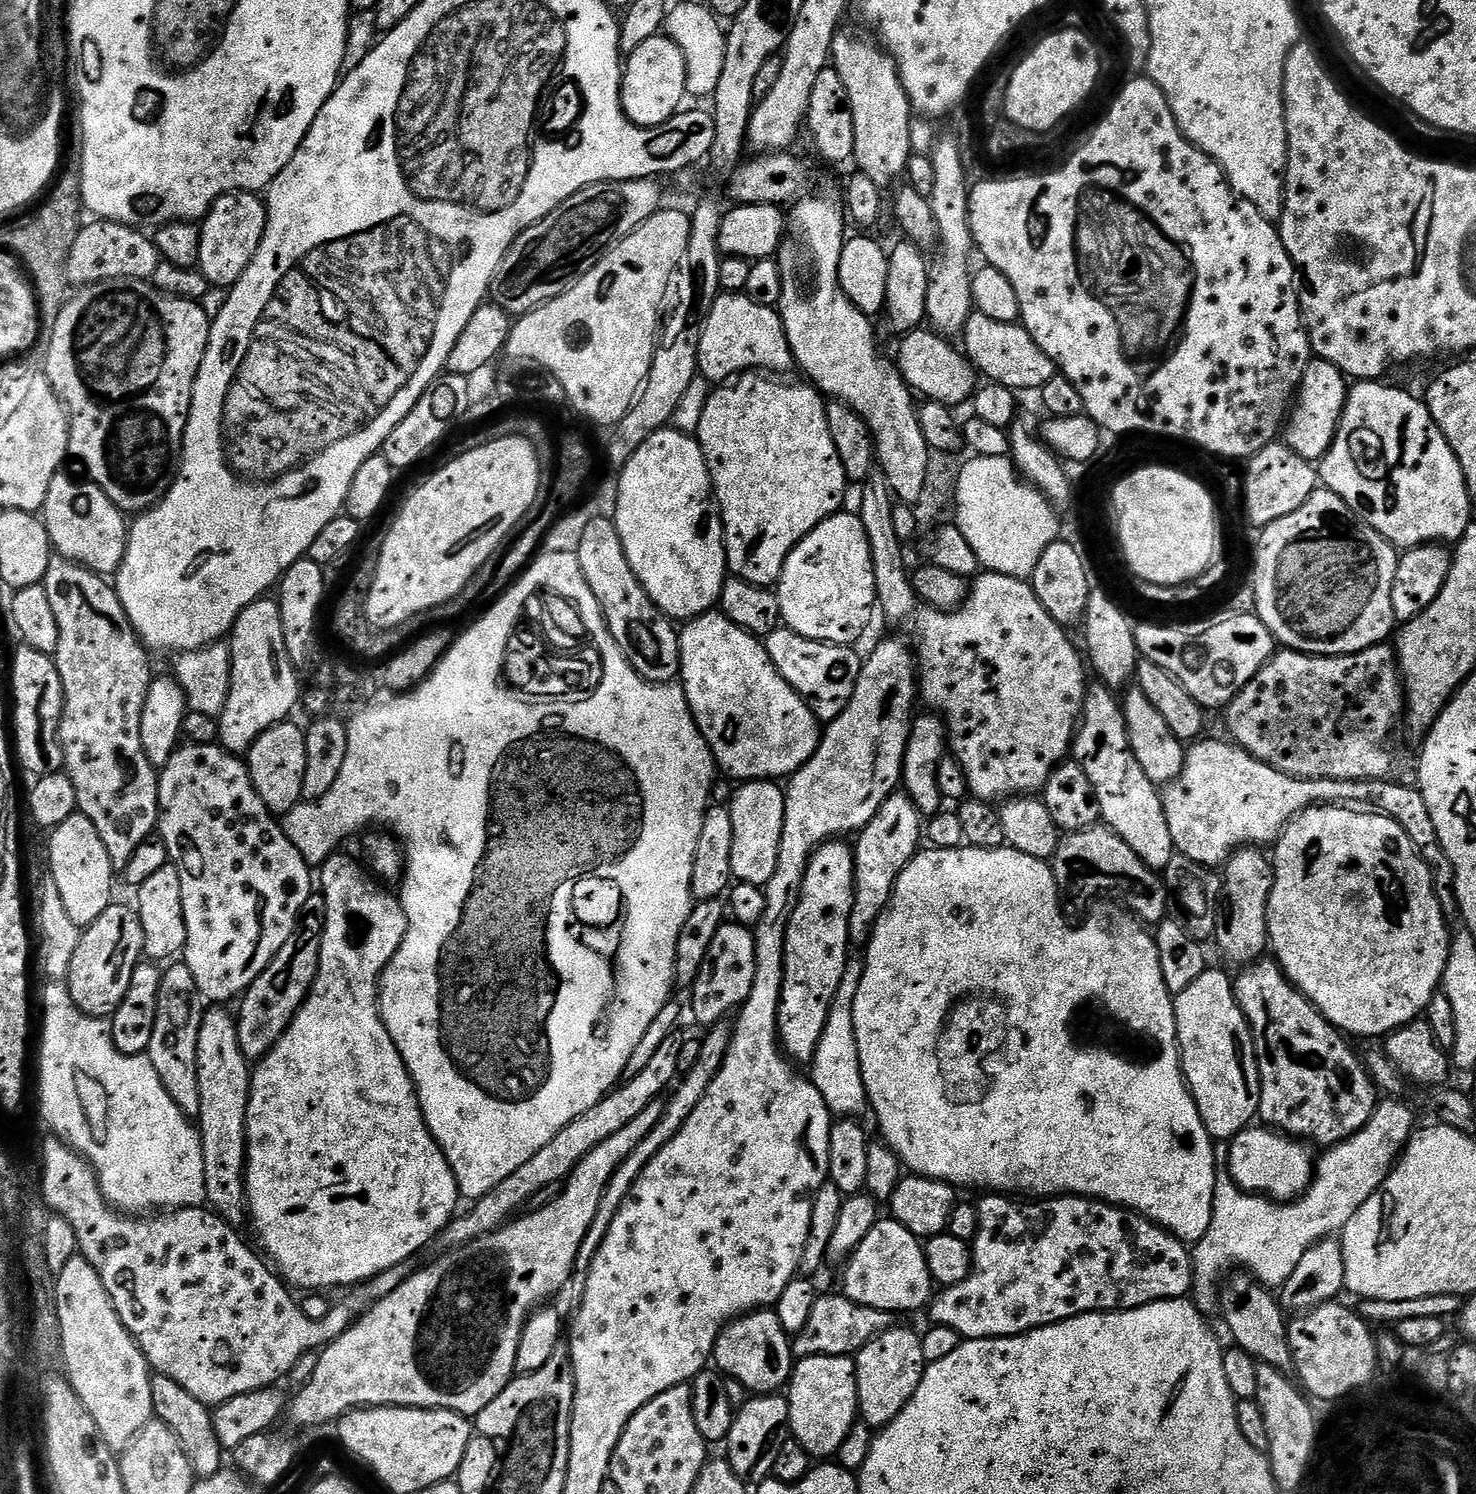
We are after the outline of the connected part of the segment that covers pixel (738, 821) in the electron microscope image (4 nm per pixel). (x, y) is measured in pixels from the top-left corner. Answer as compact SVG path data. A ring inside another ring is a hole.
M750 780L739 785L727 805L730 826L733 827L730 866L732 875L741 884L753 884L759 888L770 882L778 860L778 846L784 821L785 789L771 780Z

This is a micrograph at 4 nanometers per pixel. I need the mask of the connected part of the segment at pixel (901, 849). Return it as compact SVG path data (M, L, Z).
M890 794L882 802L878 814L874 814L868 825L860 829L855 840L852 861L856 893L848 923L848 935L853 945L863 945L872 935L872 927L887 906L896 880L921 847L922 817L909 796Z

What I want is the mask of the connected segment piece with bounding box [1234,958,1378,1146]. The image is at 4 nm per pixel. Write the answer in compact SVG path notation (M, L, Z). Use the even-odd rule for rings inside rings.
M1261 958L1241 972L1244 973L1240 977L1235 977L1234 987L1236 1001L1252 1027L1252 1040L1256 1043L1256 1061L1260 1071L1259 1119L1267 1127L1301 1142L1313 1140L1316 1144L1331 1146L1350 1139L1366 1126L1378 1108L1378 1089L1372 1083L1367 1067L1348 1049L1349 1041L1288 981L1275 959Z

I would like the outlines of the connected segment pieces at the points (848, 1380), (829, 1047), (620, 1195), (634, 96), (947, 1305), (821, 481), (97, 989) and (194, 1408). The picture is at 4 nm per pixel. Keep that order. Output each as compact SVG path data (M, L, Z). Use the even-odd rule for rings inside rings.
M808 1356L804 1360L796 1360L792 1375L786 1385L788 1402L787 1427L792 1428L791 1435L807 1450L812 1458L832 1458L842 1446L846 1434L857 1423L858 1390L856 1389L856 1362L852 1356Z
M849 966L844 970L840 988L832 1001L822 1036L818 1038L816 1053L812 1055L810 1079L813 1086L822 1094L828 1111L836 1118L860 1118L869 1107L868 1095L864 1090L862 1072L858 1062L858 1050L854 1038L854 1022L852 1021L852 999L860 985L861 969Z
M725 1018L711 1025L705 1031L708 1033L702 1036L700 1040L700 1057L698 1062L694 1062L694 1066L690 1071L683 1073L682 1079L671 1089L670 1095L663 1101L664 1109L654 1126L654 1130L650 1130L650 1134L646 1134L646 1138L642 1138L642 1142L638 1142L638 1146L634 1146L634 1150L630 1150L627 1158L614 1170L614 1174L602 1194L602 1200L598 1202L598 1210L594 1214L594 1222L590 1222L590 1230L586 1230L586 1238L582 1238L580 1243L581 1261L587 1262L591 1260L592 1255L598 1250L602 1238L606 1236L606 1230L610 1228L610 1222L614 1220L614 1214L618 1212L618 1206L622 1204L626 1194L632 1189L637 1178L640 1177L642 1170L656 1157L658 1150L662 1150L662 1146L666 1146L666 1142L670 1142L670 1138L674 1138L674 1134L678 1134L678 1130L682 1130L686 1118L690 1118L690 1114L706 1094L710 1082L714 1082L714 1078L720 1072L726 1050L732 1041L733 1027L733 1021Z
M657 34L646 38L642 46L627 53L626 63L622 68L620 86L620 105L624 107L624 115L640 128L656 128L659 124L667 124L677 112L680 104L686 100L686 60L682 58L682 50L666 34Z
M984 1194L980 1205L975 1205L976 1234L970 1241L972 1265L968 1276L962 1282L947 1285L935 1293L931 1301L933 1325L944 1324L958 1333L964 1340L985 1340L999 1336L1021 1336L1035 1328L1047 1324L1057 1324L1087 1312L1124 1312L1127 1308L1146 1306L1159 1300L1178 1300L1187 1297L1192 1287L1192 1253L1185 1241L1179 1240L1171 1232L1152 1223L1145 1216L1137 1216L1135 1212L1118 1208L1114 1204L1105 1204L1102 1200L1090 1200L1087 1196L1054 1196L1051 1198L1032 1198L1025 1202L1020 1198L1009 1198L1004 1194Z
M744 374L735 382L720 388L711 393L706 402L706 410L702 410L702 422L698 430L694 433L700 442L700 449L706 460L708 473L712 479L712 495L715 507L718 509L720 525L724 527L724 553L728 559L728 571L735 579L745 580L751 584L756 584L760 588L775 585L782 574L782 566L786 558L794 550L794 546L810 530L814 530L826 518L830 518L836 512L845 507L844 491L850 487L848 475L844 472L842 460L838 458L838 452L834 450L834 440L830 438L830 428L826 422L826 400L823 395L811 383L804 384L779 384L779 379L765 378L760 374Z
M109 903L102 914L94 923L87 925L80 933L80 941L73 957L70 958L66 983L68 995L76 1003L77 1008L84 1012L85 1016L111 1017L116 1007L122 1002L122 998L128 989L125 979L124 955L128 948L141 943L140 919L136 916L135 907L124 904Z
M156 1374L152 1376L152 1410L155 1419L162 1421L176 1435L197 1477L203 1478L218 1474L225 1463L226 1452L221 1448L216 1437L209 1405L198 1402L194 1394L182 1390L182 1386L174 1382L174 1378Z

